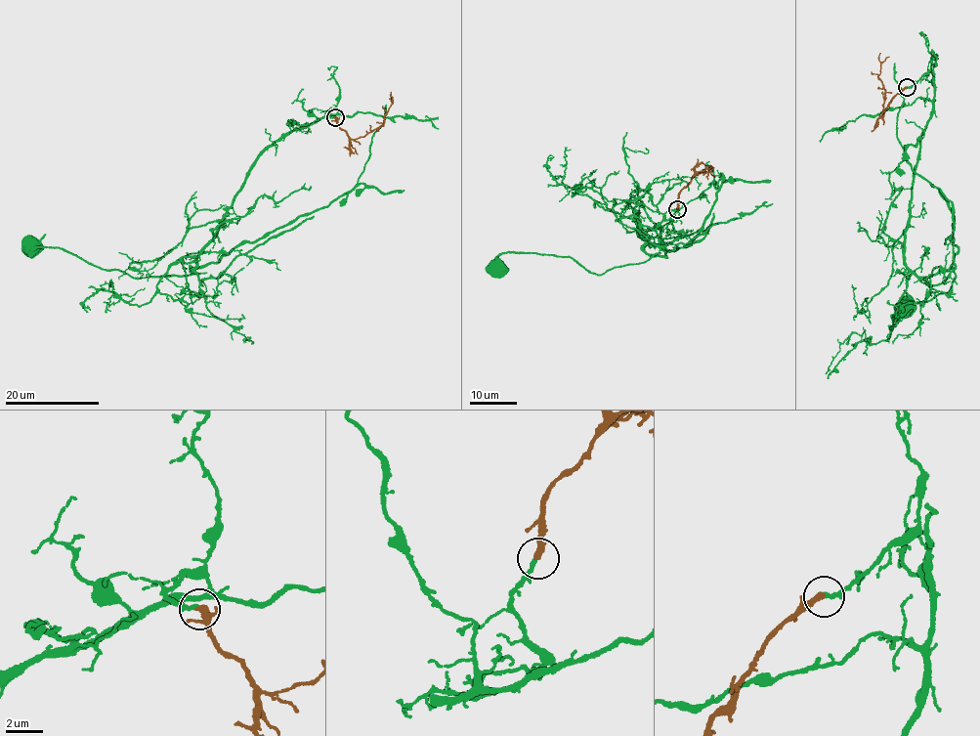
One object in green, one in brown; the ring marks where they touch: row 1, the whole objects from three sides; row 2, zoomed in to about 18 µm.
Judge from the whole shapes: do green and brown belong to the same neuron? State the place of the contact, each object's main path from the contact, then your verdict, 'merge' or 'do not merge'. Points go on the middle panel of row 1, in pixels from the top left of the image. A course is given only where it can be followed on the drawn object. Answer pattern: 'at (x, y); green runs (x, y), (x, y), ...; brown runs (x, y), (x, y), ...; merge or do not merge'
at (677, 209); green runs (677, 209), (684, 237), (652, 245), (635, 211), (642, 263), (600, 274), (509, 251), (495, 267); brown runs (677, 209), (681, 191), (692, 178), (712, 169), (708, 167), (703, 173); merge

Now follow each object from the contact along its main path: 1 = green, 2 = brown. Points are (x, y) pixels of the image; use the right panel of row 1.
1: (907, 87), (933, 72), (904, 259), (920, 277), (951, 269), (956, 276), (951, 292), (904, 303)
2: (907, 87), (882, 109), (883, 86), (879, 78), (880, 53)

